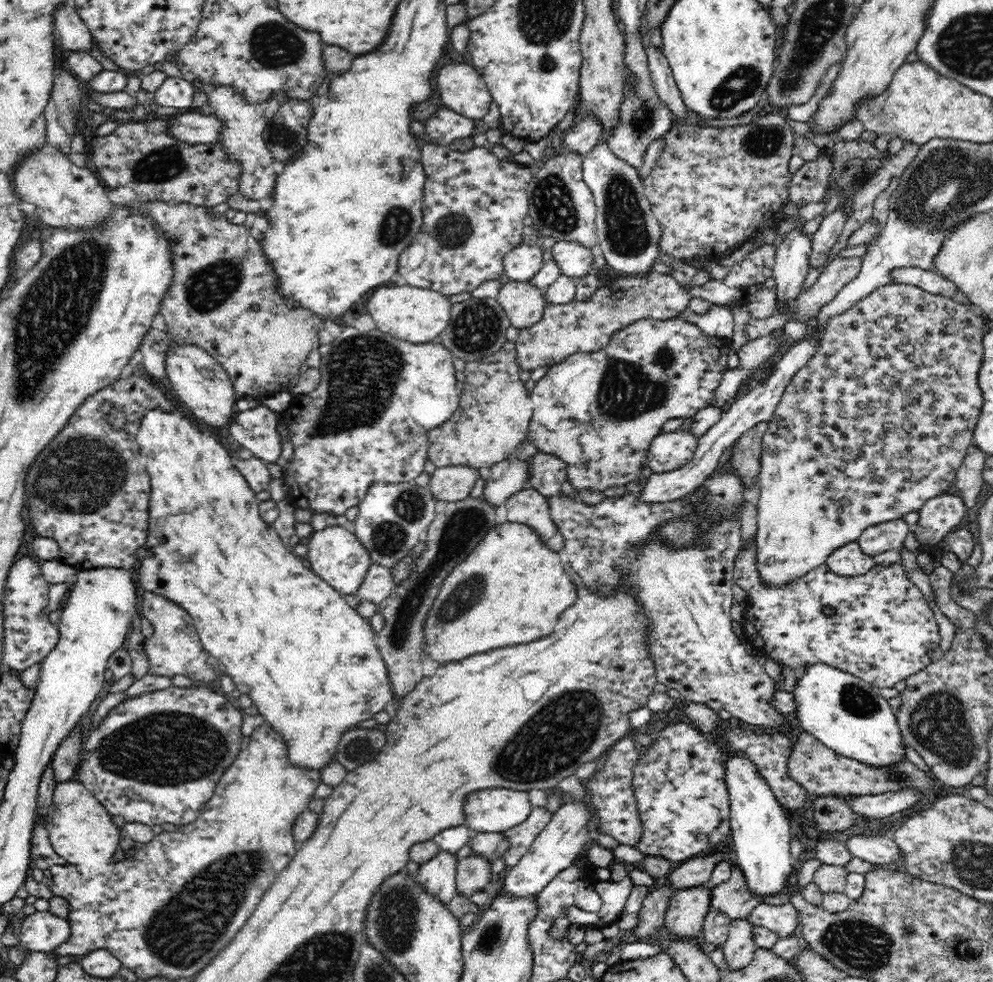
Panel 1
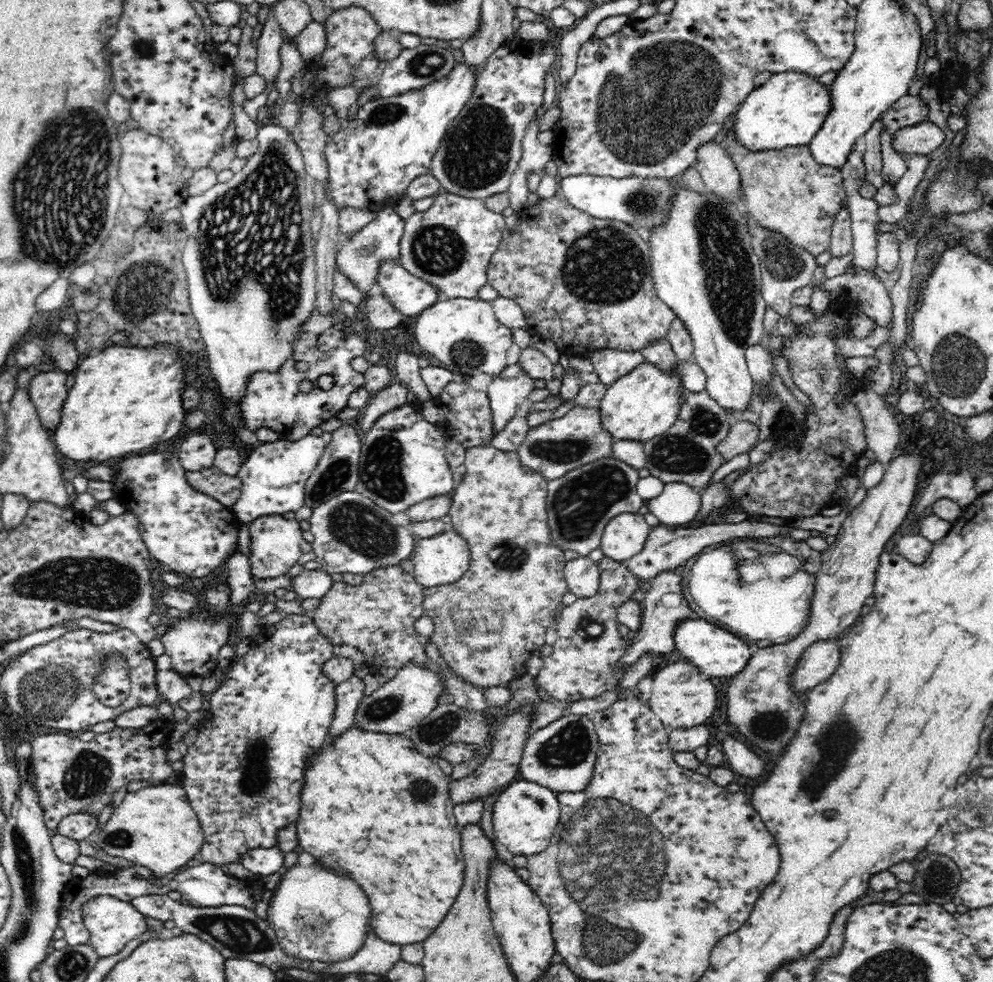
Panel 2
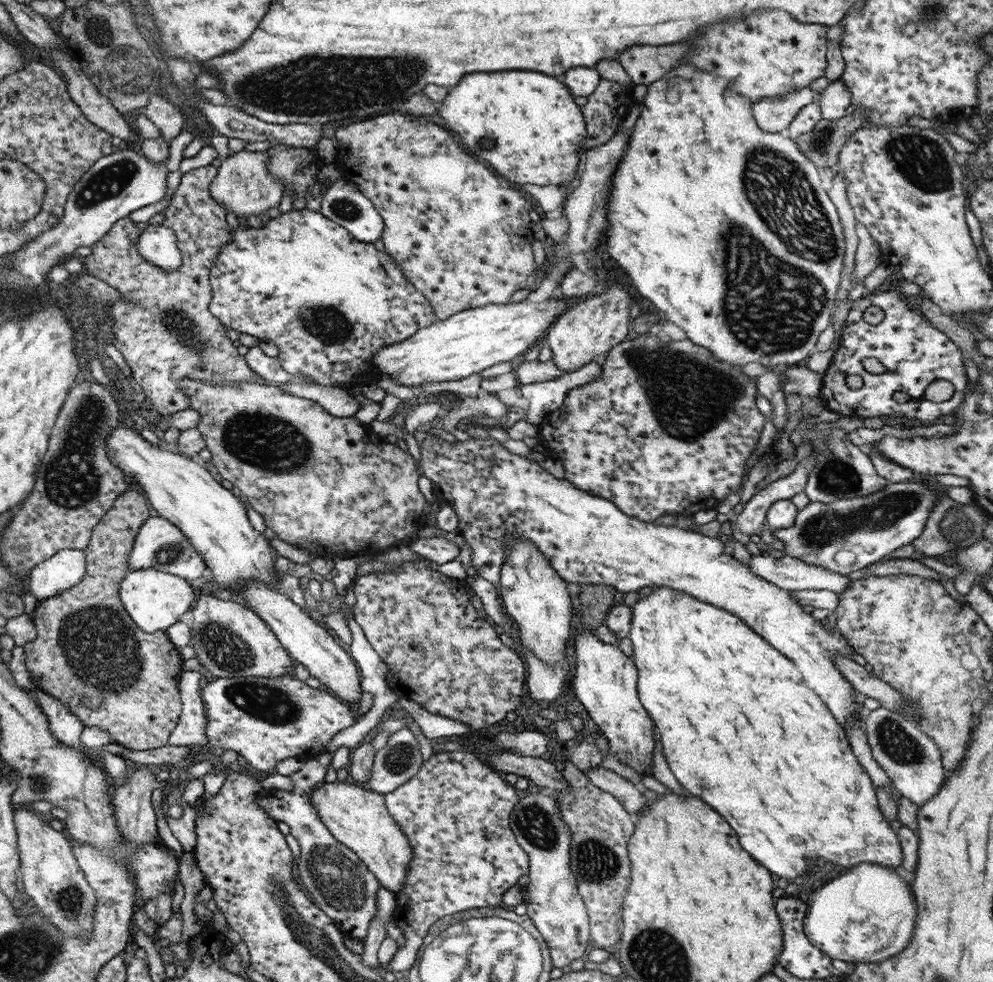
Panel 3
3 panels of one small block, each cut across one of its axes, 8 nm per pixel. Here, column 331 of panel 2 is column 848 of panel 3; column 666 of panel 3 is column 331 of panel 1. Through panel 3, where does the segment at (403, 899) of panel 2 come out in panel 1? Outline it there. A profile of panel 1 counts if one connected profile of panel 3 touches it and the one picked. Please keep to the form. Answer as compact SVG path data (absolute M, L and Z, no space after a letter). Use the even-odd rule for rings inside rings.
M153 410L144 418L142 434L136 440L140 444L140 452L138 452L140 464L146 466L150 475L150 487L152 487L150 504L148 504L148 514L150 515L148 518L148 538L144 546L148 552L152 553L140 561L138 570L140 586L146 592L158 594L178 604L190 614L204 649L226 666L224 674L232 678L235 682L235 688L241 694L250 696L250 700L258 709L258 713L262 715L264 722L283 738L288 760L298 768L313 768L321 771L332 760L337 760L336 750L338 750L342 736L359 725L373 724L376 714L389 709L392 698L394 698L394 689L392 689L392 683L388 677L386 663L384 663L377 648L376 631L372 629L368 619L362 618L354 608L348 606L344 596L320 579L314 571L306 568L302 564L302 558L298 558L298 555L288 547L287 541L281 539L272 525L262 519L256 493L235 467L234 458L228 455L222 444L218 444L214 438L196 430L180 414L164 412L163 410Z

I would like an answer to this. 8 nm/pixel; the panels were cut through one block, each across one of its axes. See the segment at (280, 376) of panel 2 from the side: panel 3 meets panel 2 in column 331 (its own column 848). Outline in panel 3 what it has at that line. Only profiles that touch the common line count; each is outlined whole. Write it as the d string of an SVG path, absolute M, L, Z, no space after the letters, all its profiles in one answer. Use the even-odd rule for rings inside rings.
M888 290L880 293L865 294L862 298L855 301L848 311L847 319L842 327L841 341L837 349L835 349L834 357L832 357L832 366L823 375L822 390L819 397L823 406L831 408L832 412L836 412L840 418L884 418L887 423L895 423L901 426L930 426L934 424L938 418L954 415L954 412L960 408L960 404L964 402L964 394L966 394L966 386L968 386L968 378L966 367L964 367L965 353L961 348L938 327L935 327L922 315L920 309L916 309L914 305L908 305L906 298L916 298L916 300L924 300L927 298L924 290L916 295L905 295L900 291ZM868 306L878 306L884 312L884 319L877 325L872 325L864 321L862 314ZM864 358L878 358L878 360L886 367L887 371L883 374L870 374L864 369L862 360ZM848 375L860 375L863 385L860 389L851 389L847 387L845 378ZM934 380L948 380L954 384L954 396L947 403L930 402L924 398L924 390L928 384ZM895 392L905 392L909 399L906 402L897 402L893 398Z

